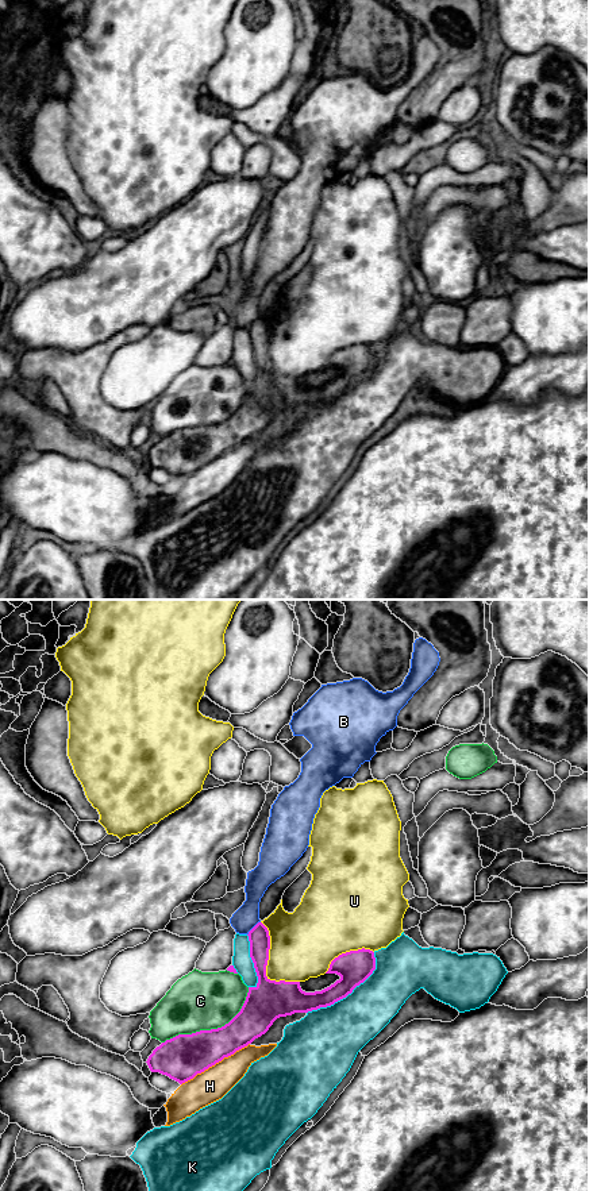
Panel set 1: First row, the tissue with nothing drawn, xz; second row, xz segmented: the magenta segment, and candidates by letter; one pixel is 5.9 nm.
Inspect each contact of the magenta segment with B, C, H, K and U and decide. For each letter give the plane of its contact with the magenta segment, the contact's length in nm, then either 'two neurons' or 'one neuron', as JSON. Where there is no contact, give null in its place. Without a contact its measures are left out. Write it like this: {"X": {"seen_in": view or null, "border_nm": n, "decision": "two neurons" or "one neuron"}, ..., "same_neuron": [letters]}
{"B": {"seen_in": "xz", "border_nm": 120, "decision": "two neurons"}, "C": {"seen_in": "xz", "border_nm": 600, "decision": "two neurons"}, "H": {"seen_in": "xz", "border_nm": 480, "decision": "two neurons"}, "K": {"seen_in": "xz", "border_nm": 550, "decision": "two neurons"}, "U": {"seen_in": "xz", "border_nm": 440, "decision": "two neurons"}, "same_neuron": []}

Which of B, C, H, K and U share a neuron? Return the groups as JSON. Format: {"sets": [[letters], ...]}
{"sets": [["B"], ["C"], ["H"], ["K"], ["U"]]}

